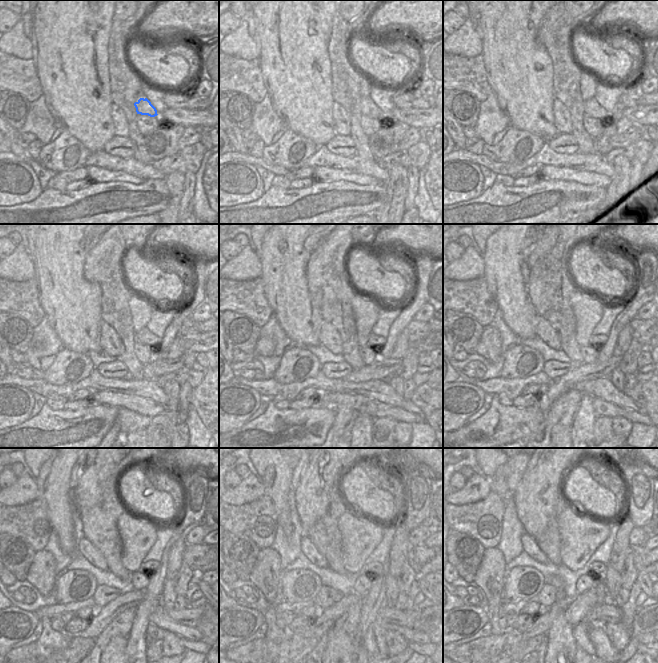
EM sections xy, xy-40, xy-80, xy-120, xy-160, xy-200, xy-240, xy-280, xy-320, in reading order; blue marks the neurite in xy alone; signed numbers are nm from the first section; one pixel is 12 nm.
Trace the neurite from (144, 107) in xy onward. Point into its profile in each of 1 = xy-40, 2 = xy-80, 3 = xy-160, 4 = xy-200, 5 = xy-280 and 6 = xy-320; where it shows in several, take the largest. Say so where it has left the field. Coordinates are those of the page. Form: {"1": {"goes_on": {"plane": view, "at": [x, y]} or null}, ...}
{"1": {"goes_on": {"plane": "xy-40", "at": [368, 108]}}, "2": {"goes_on": {"plane": "xy-80", "at": [592, 109]}}, "3": {"goes_on": {"plane": "xy-160", "at": [374, 341]}}, "4": {"goes_on": {"plane": "xy-200", "at": [597, 342]}}, "5": {"goes_on": {"plane": "xy-280", "at": [374, 569]}}, "6": {"goes_on": {"plane": "xy-320", "at": [598, 568]}}}

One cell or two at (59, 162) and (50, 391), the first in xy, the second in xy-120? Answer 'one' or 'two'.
two

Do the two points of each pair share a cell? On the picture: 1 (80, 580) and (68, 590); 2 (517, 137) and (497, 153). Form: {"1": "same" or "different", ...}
{"1": "same", "2": "same"}

